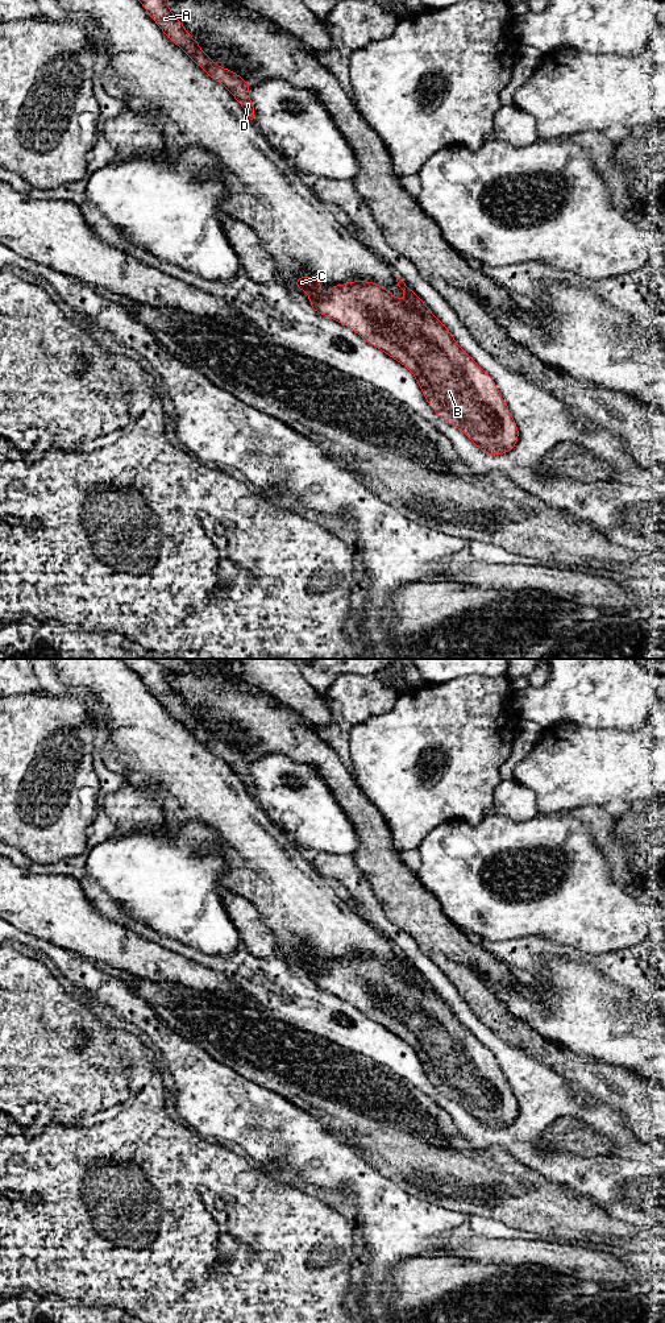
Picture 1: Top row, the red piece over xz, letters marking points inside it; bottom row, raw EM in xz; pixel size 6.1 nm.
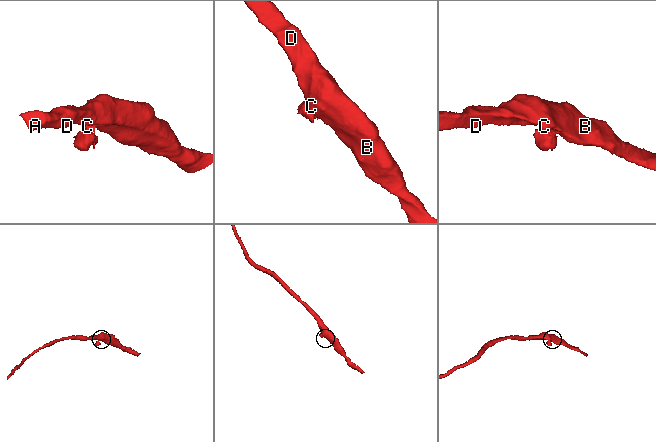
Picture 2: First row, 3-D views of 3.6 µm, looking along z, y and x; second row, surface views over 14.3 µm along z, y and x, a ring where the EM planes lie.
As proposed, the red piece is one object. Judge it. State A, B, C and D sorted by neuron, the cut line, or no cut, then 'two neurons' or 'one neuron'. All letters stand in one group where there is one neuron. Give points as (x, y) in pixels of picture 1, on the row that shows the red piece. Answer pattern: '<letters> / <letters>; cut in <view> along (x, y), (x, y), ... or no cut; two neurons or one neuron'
A B D / C; cut in xz along (320, 294), (310, 298); two neurons

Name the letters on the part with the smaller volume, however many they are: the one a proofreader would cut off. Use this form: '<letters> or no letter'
C

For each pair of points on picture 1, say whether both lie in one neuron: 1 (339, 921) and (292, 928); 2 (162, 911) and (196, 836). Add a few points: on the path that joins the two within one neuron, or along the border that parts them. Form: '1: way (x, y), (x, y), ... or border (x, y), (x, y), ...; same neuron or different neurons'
1: way (327, 925), (304, 925); same neuron
2: way (173, 892), (173, 882), (188, 866), (188, 854); same neuron

